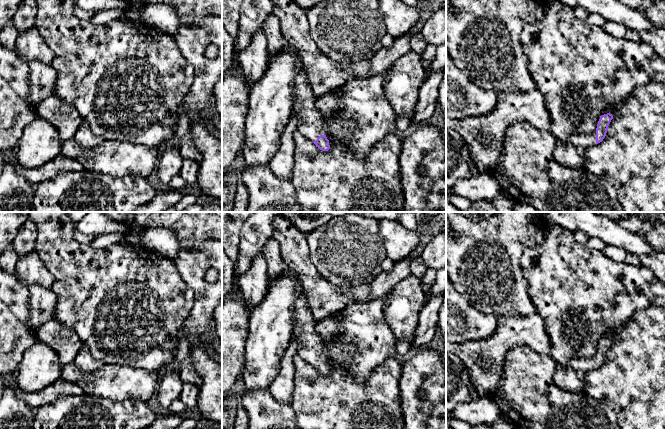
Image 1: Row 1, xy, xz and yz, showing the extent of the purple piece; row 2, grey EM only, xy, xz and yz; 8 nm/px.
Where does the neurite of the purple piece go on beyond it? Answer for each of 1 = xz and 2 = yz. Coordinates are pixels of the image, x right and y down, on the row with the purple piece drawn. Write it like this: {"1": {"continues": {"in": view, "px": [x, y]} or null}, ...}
{"1": {"continues": {"in": "xz", "px": [310, 122]}}, "2": {"continues": {"in": "yz", "px": [584, 140]}}}

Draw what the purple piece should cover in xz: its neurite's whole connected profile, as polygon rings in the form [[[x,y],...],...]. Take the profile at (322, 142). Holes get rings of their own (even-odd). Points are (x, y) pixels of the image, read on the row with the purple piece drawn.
[[[301,70],[295,81],[295,98],[293,114],[298,117],[298,132],[311,140],[320,150],[330,149],[326,137],[323,116],[315,106],[316,97],[309,88],[304,70]]]

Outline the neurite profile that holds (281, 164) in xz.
[[[292,113],[280,137],[280,147],[269,162],[271,171],[279,178],[290,181],[294,167],[294,133],[298,131],[298,117]]]

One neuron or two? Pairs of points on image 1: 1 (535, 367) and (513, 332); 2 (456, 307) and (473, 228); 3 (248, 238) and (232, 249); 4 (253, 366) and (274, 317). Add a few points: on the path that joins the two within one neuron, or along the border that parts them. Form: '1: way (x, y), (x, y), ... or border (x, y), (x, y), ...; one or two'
1: border (543, 353), (516, 345), (504, 360); two
2: border (456, 290), (477, 309); two
3: border (244, 222), (240, 231), (237, 261), (234, 264); two
4: way (263, 354), (270, 329); one

